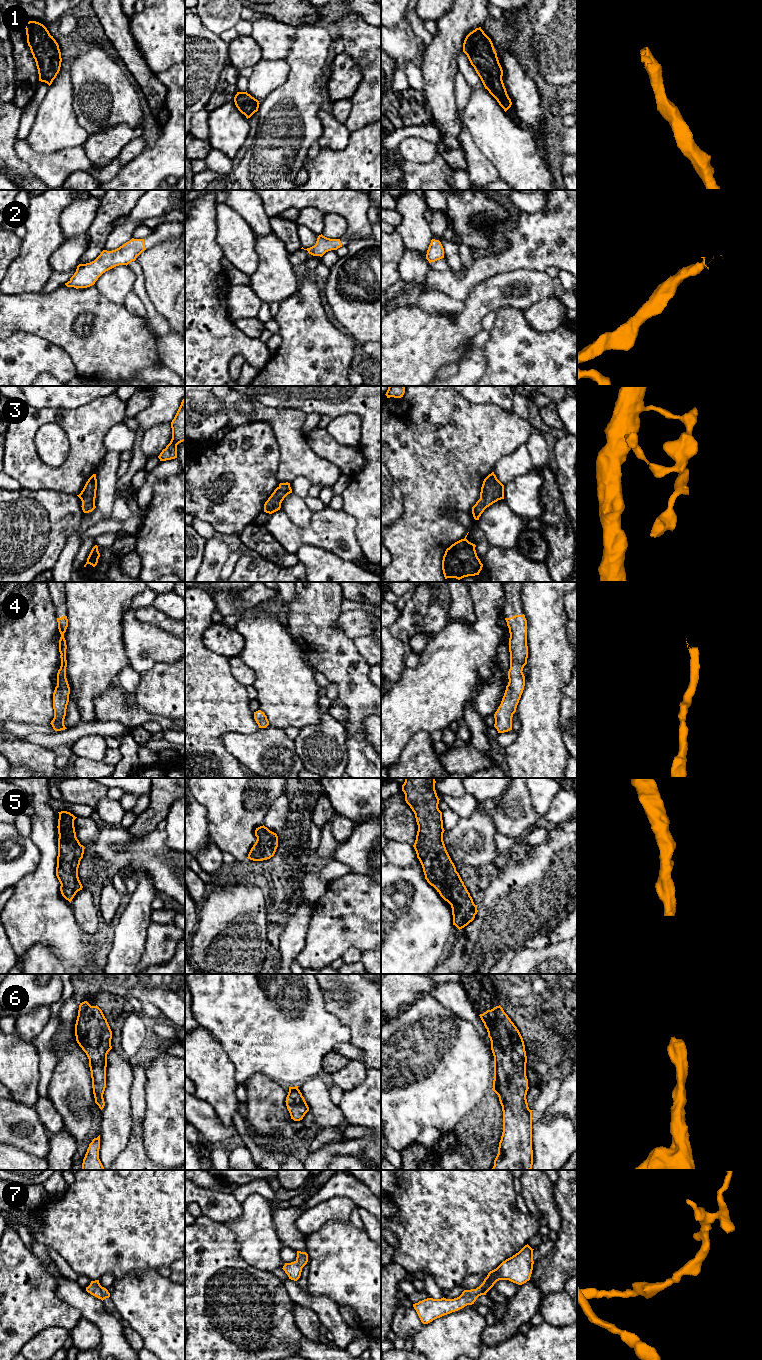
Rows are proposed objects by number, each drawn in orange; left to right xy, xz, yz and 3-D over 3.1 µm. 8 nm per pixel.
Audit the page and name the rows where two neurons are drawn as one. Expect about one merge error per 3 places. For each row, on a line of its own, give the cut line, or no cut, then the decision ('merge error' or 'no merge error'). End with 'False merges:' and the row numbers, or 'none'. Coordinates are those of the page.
1: cut none; no merge error
2: cut none; no merge error
3: cut none; no merge error
4: cut none; no merge error
5: cut none; no merge error
6: cut none; no merge error
7: cut none; no merge error
False merges: none

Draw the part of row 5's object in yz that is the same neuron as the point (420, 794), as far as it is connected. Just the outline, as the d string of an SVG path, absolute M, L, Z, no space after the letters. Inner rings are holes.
M405 778L402 791L418 825L413 847L425 879L451 905L453 925L460 930L474 920L478 910L446 850L435 783L435 778Z

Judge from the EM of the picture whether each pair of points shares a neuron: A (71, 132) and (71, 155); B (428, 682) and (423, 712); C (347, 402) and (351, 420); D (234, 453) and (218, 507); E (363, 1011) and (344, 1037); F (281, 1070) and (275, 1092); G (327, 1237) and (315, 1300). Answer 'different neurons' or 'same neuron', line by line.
A: different neurons
B: same neuron
C: different neurons
D: same neuron
E: different neurons
F: different neurons
G: different neurons

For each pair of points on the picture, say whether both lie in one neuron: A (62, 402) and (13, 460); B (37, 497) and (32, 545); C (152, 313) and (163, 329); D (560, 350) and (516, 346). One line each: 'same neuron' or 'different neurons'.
A: different neurons
B: same neuron
C: same neuron
D: same neuron

